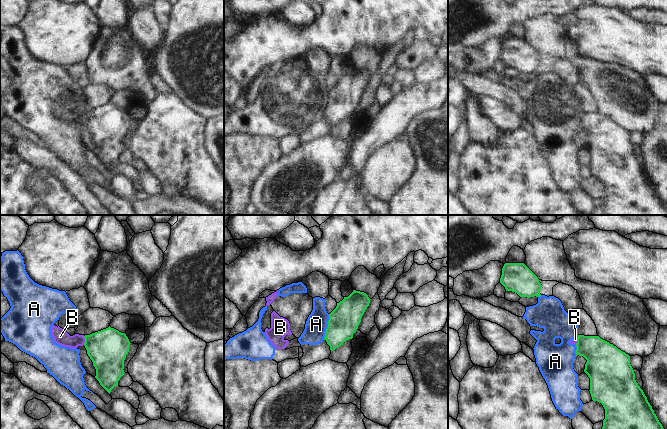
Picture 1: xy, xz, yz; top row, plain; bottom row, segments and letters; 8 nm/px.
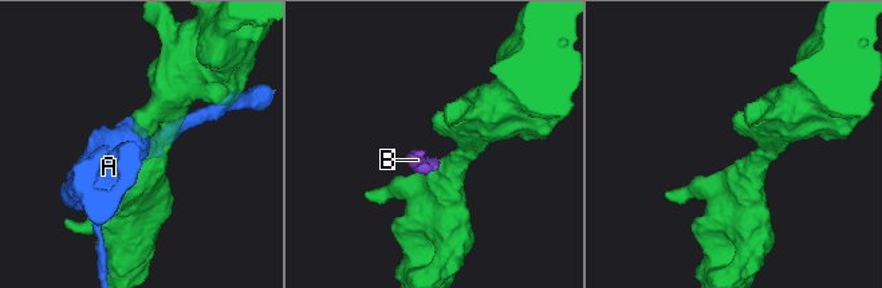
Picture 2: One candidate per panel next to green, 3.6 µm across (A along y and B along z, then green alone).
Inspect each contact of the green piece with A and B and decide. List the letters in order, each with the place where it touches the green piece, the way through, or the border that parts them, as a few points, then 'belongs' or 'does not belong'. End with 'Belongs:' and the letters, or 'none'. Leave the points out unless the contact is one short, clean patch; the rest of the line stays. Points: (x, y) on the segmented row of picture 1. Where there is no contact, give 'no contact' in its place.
A: xz (327, 327) | along xz (329, 314), (323, 339) | does not belong
B: xy (85, 340) | along xy (83, 336), (84, 344) | does not belong
Belongs: none

